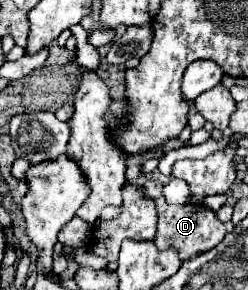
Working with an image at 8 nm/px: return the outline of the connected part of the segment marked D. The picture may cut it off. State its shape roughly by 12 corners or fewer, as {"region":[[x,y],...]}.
{"region":[[162,184],[142,188],[156,202],[160,250],[188,260],[226,236],[202,204],[166,204]]}

